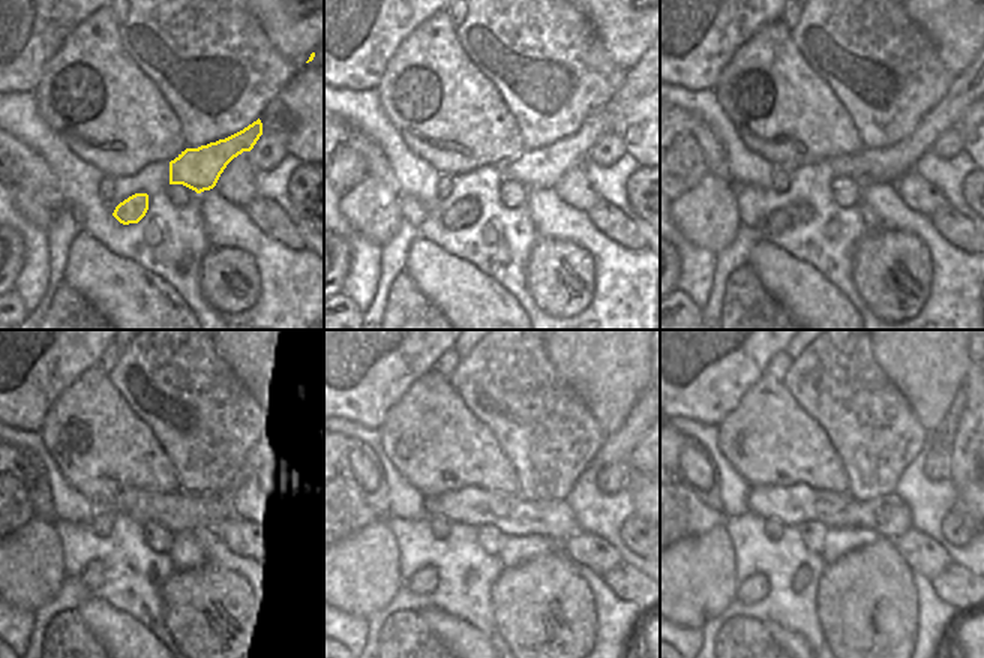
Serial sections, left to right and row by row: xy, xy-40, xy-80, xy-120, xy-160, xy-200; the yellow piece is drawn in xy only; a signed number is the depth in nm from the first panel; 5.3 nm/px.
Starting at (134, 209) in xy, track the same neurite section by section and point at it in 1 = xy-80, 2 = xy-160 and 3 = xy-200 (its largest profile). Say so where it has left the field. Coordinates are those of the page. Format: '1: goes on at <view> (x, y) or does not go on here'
1: goes on at xy-80 (780, 221)
2: goes on at xy-160 (423, 582)
3: goes on at xy-200 (750, 591)

